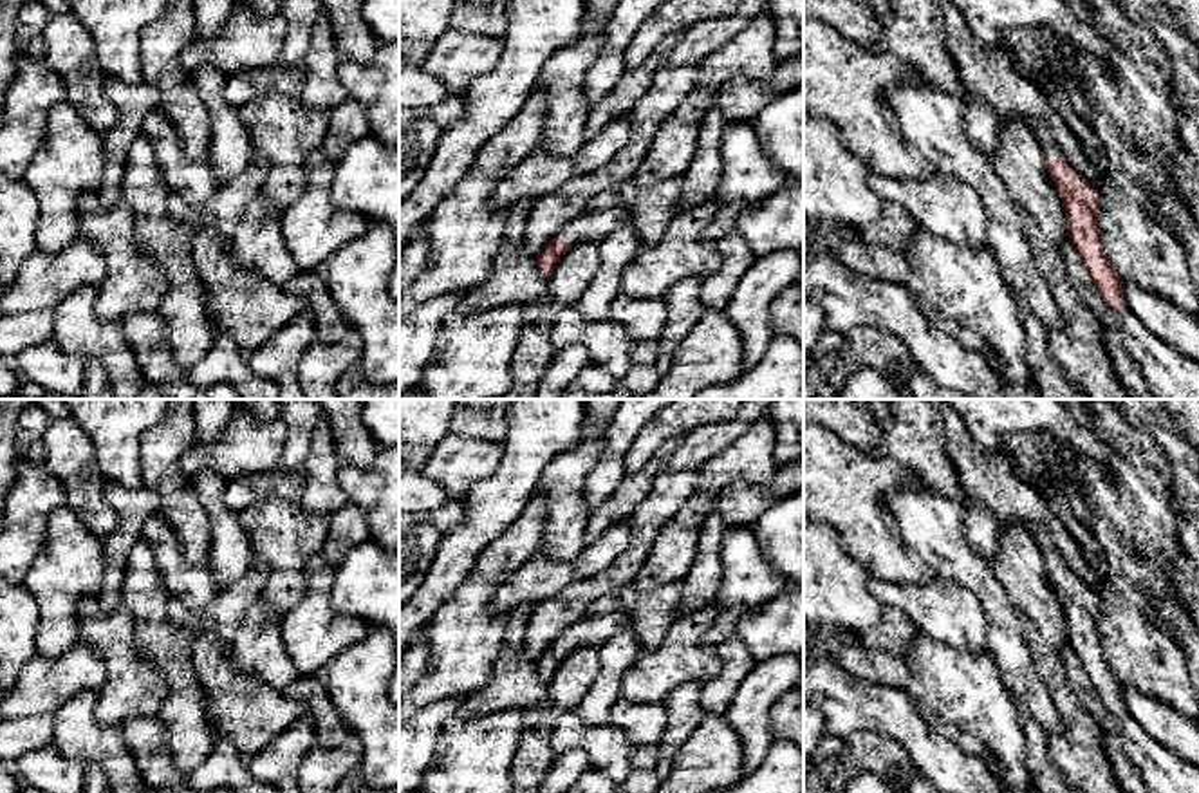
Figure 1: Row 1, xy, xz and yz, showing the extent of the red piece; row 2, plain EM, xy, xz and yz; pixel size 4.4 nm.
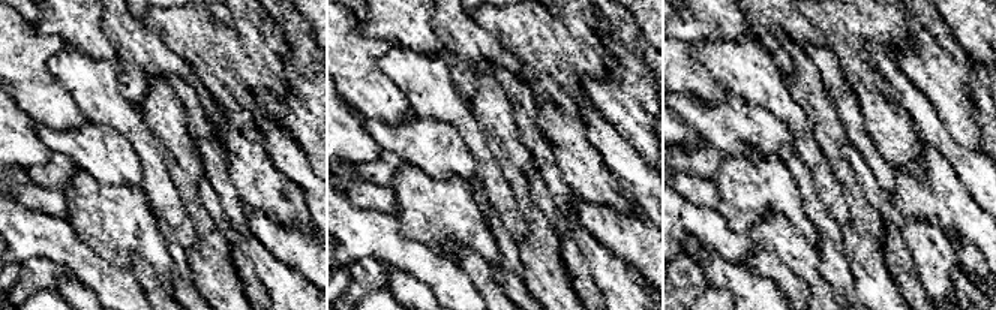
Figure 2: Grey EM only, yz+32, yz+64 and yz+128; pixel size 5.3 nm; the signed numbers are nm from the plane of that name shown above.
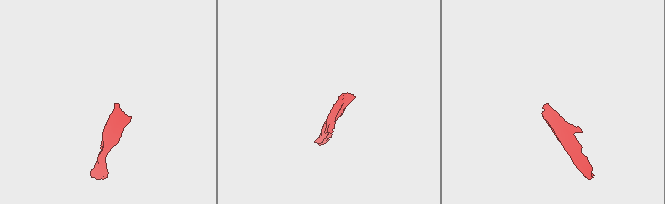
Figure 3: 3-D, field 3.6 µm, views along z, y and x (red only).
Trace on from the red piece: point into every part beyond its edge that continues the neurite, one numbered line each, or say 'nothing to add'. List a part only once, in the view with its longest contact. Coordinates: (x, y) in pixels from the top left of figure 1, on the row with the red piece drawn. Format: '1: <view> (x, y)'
1: xz (589, 226)

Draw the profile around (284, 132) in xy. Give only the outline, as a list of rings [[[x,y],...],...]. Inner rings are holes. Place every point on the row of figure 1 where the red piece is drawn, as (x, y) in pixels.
[[[264,92],[240,107],[255,157],[269,166],[262,195],[285,210],[307,186],[309,155],[323,146],[329,110],[309,108],[300,98]]]

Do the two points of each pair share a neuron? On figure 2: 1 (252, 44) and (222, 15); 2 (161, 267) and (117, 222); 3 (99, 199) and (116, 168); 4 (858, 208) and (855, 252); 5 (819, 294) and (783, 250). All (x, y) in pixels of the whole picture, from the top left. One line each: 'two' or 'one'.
1: two
2: one
3: two
4: one
5: one

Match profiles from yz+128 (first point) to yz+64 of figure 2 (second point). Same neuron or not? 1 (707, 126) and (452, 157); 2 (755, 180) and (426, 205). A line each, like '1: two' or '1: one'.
1: one
2: one

